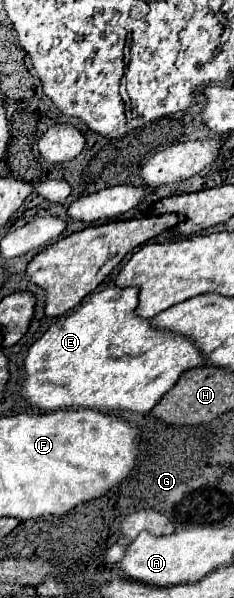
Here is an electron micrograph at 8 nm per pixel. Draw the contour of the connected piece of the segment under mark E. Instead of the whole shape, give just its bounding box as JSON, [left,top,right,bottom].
[20,288,204,414]

